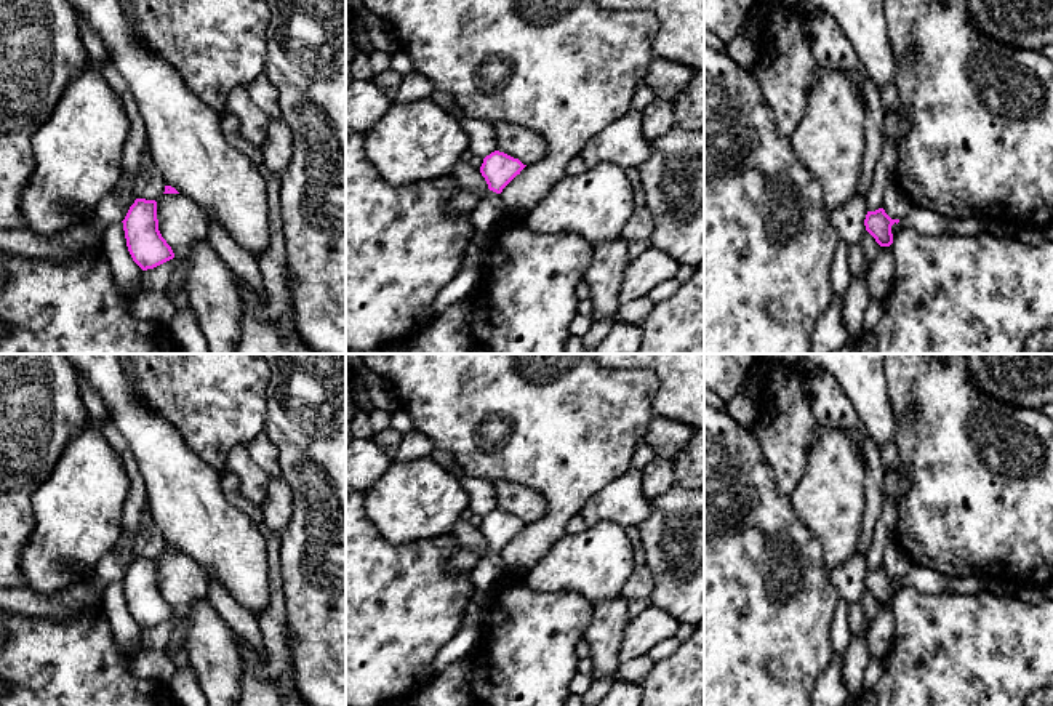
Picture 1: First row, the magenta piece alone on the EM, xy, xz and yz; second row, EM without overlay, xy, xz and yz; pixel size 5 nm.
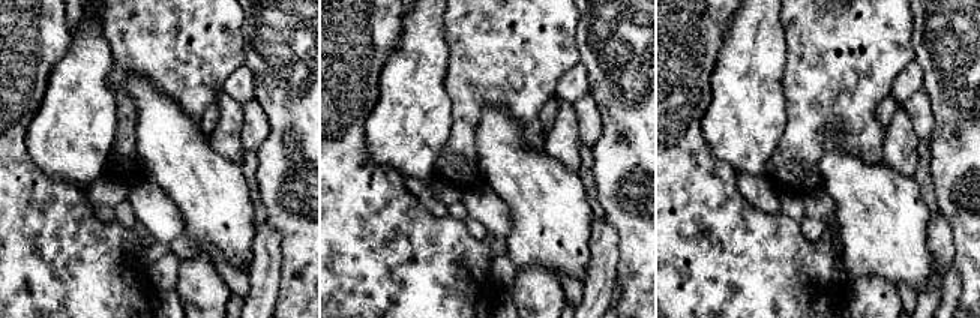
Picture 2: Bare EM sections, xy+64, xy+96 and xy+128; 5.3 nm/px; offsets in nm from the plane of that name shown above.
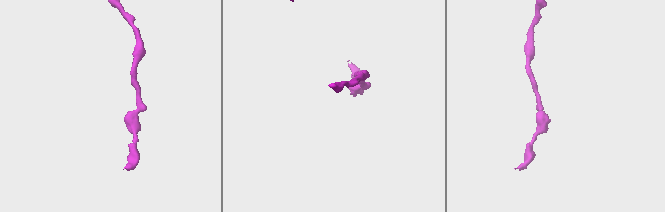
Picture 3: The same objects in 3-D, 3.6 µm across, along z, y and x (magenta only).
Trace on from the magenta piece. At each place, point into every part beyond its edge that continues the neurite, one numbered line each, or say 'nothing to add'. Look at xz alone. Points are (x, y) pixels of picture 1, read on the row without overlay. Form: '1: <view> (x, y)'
1: xz (490, 567)

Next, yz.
1: yz (930, 581)

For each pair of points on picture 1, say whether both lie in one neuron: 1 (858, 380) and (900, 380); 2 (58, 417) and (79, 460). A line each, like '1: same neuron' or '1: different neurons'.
1: different neurons
2: different neurons

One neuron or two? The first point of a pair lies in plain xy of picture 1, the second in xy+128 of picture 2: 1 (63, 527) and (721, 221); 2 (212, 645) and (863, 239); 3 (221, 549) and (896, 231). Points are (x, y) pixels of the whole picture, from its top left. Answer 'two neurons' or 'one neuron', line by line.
1: two neurons
2: two neurons
3: one neuron

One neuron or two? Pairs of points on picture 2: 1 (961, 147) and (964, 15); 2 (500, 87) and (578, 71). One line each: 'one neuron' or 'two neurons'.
1: one neuron
2: two neurons

